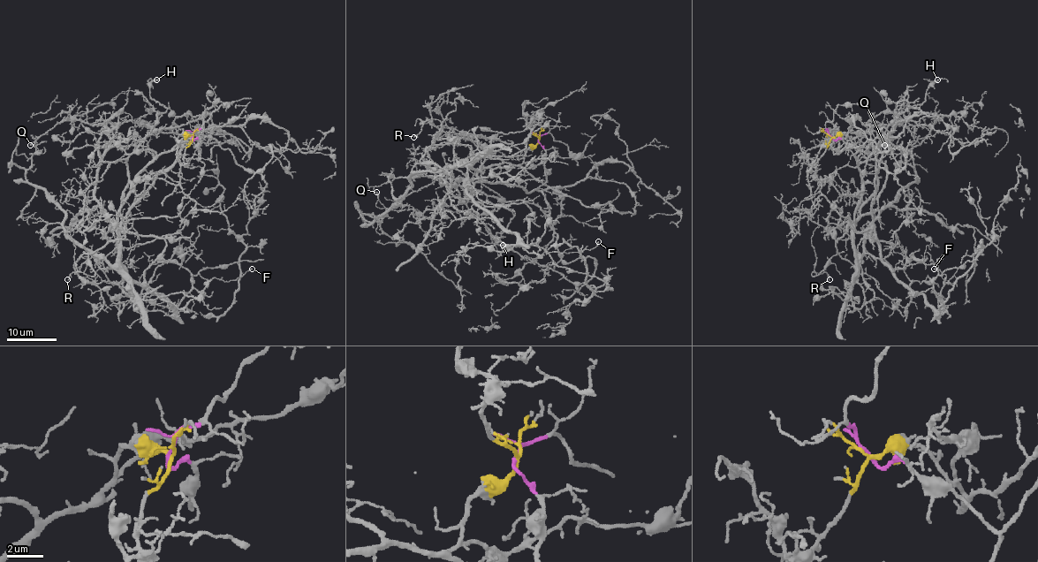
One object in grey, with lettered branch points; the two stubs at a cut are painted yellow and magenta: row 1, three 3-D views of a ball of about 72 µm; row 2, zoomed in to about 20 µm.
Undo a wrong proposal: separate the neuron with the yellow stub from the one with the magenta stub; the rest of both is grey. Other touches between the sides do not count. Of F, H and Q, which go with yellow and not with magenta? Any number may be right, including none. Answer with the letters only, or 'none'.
Q

